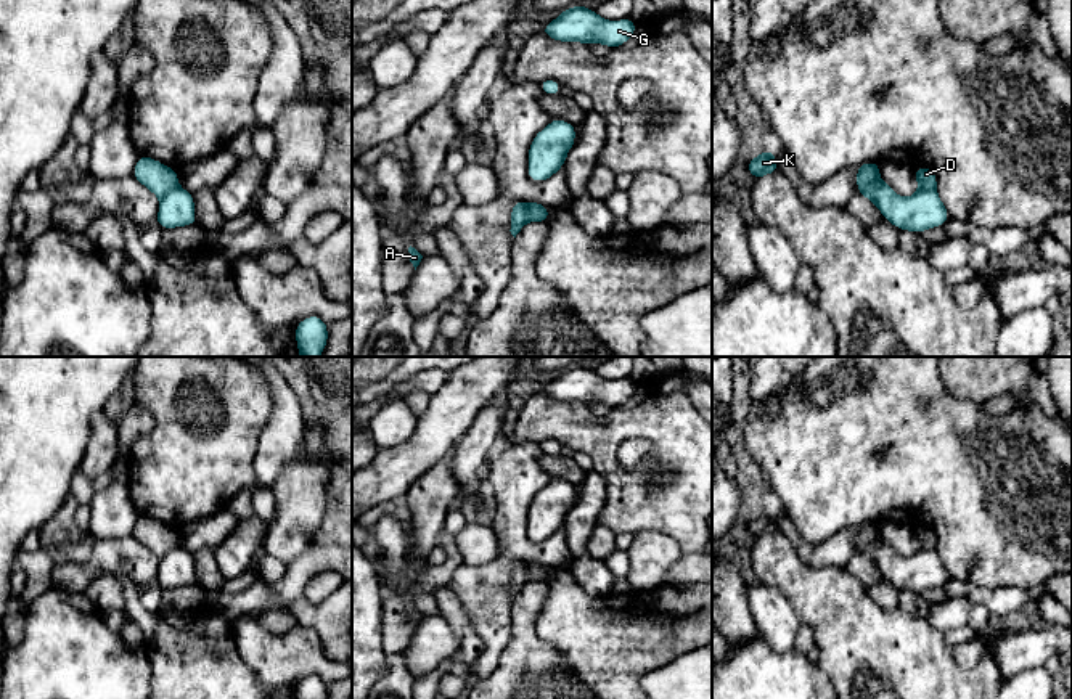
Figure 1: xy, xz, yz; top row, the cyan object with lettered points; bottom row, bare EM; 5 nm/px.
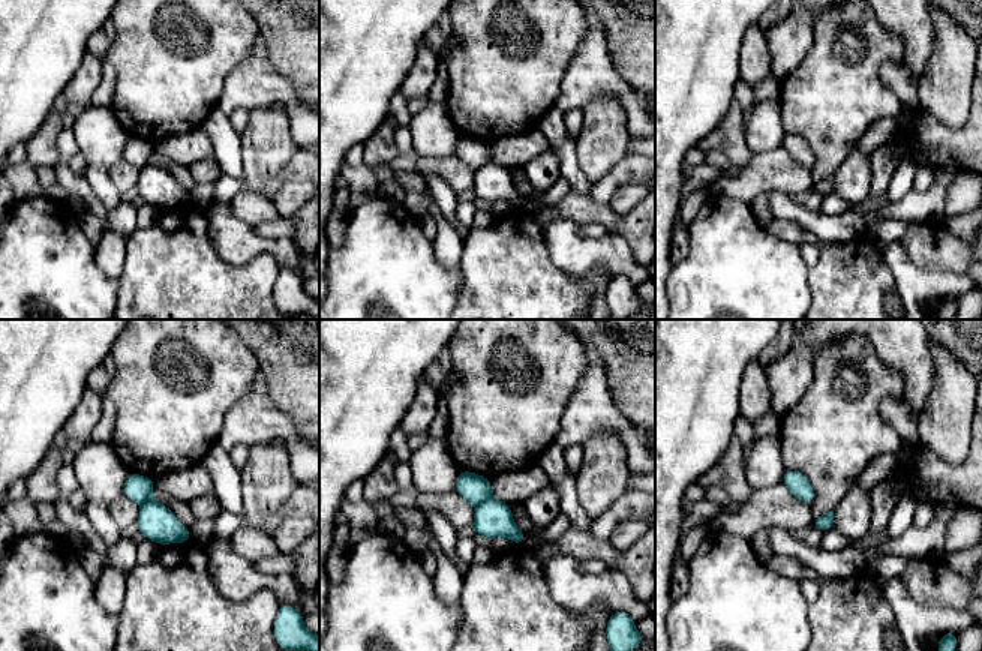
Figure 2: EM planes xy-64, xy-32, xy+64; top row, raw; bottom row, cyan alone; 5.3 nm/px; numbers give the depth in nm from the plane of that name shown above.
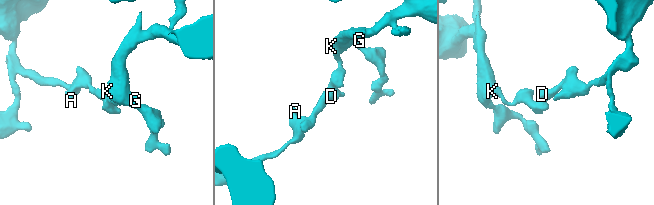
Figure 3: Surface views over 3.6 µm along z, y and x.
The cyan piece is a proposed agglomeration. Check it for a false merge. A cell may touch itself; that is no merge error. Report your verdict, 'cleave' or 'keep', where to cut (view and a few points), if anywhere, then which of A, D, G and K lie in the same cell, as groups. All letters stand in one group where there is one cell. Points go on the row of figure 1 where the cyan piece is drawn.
cleave; cut in xz along (524, 203), (529, 220); A D / G K

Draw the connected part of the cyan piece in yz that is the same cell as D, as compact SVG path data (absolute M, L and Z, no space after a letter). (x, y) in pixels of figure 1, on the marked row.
M916 167L916 169L913 169L913 174L914 174L914 177L918 180L918 186L921 190L931 190L931 191L935 190L937 177L931 167Z

